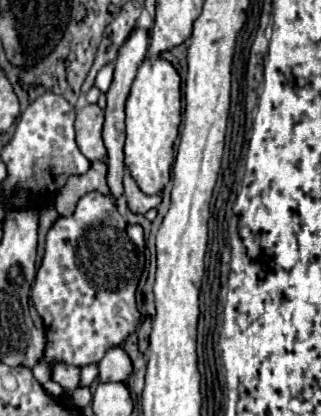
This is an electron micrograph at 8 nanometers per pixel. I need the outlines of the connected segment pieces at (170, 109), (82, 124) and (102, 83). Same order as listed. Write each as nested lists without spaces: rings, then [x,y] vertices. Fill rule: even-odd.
[[[164,58],[144,60],[138,68],[126,102],[124,144],[124,164],[144,194],[160,194],[170,180],[170,168],[174,162],[174,140],[182,122],[180,100],[180,76],[176,68]]]
[[[88,104],[84,108],[78,108],[76,142],[80,152],[90,162],[106,158],[106,148],[102,142],[102,124],[104,124],[104,112],[100,106]]]
[[[114,62],[106,64],[106,66],[98,72],[98,76],[96,76],[96,84],[94,84],[94,86],[96,86],[100,92],[108,92],[110,82],[112,82],[112,74],[114,74]]]

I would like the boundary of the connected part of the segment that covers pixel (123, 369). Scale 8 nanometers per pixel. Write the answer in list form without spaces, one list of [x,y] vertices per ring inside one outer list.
[[[112,348],[100,360],[100,382],[124,382],[132,374],[132,362],[122,348]]]

